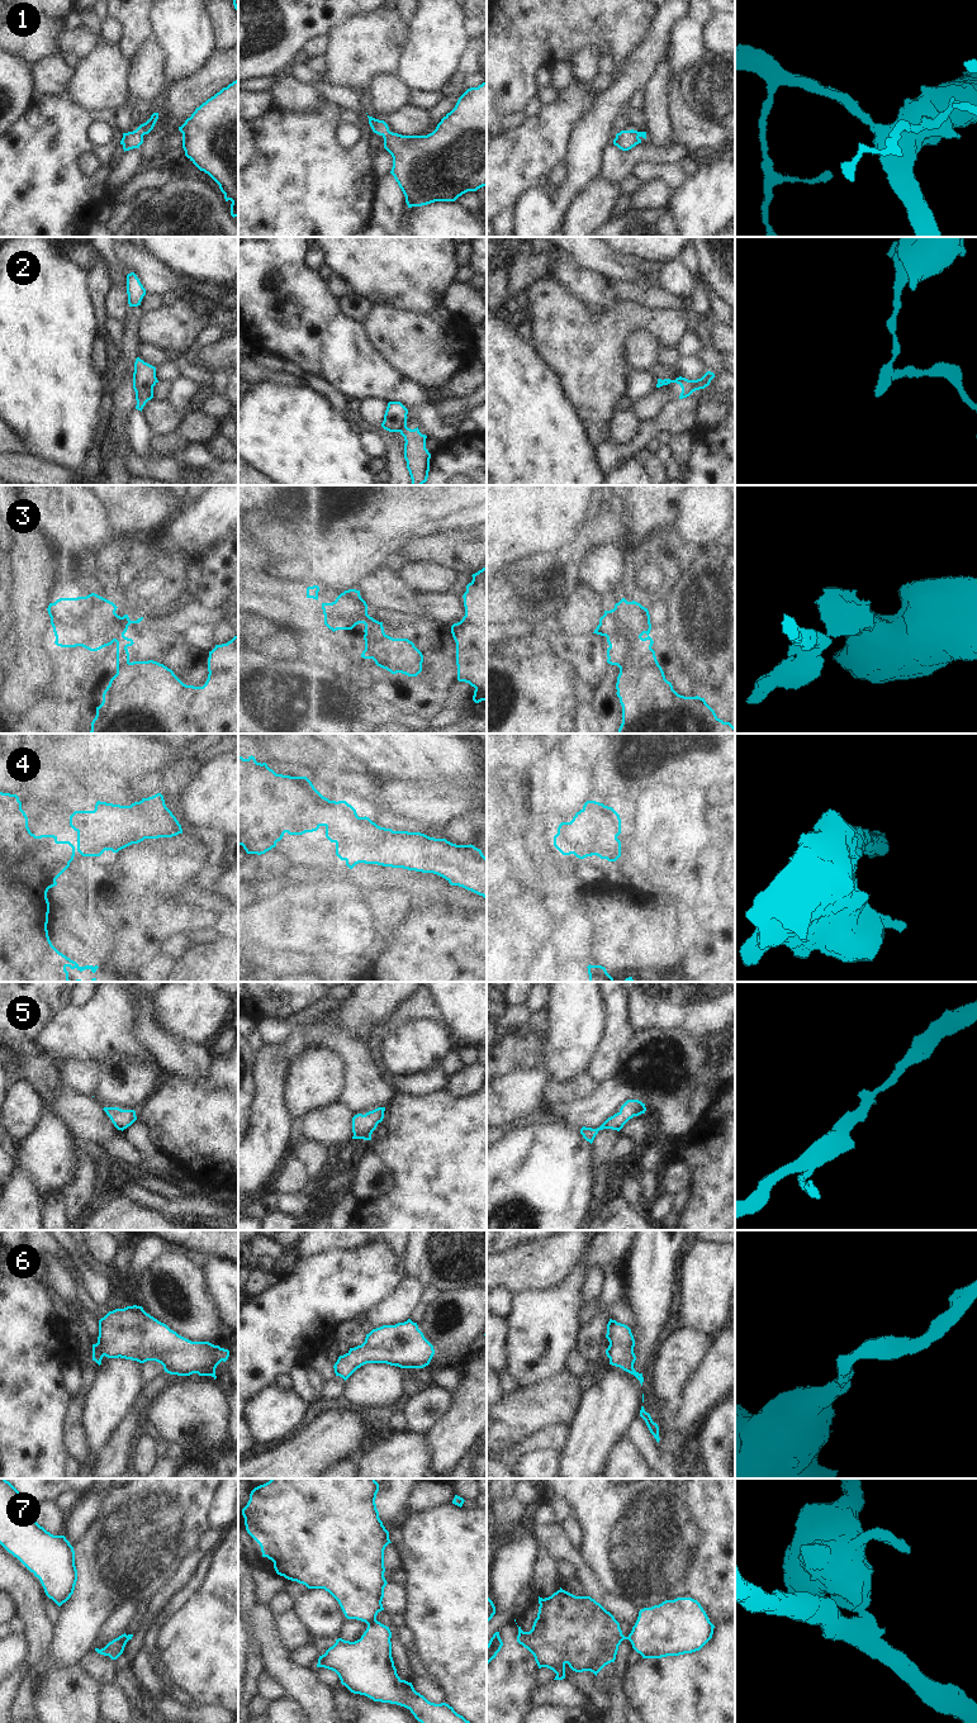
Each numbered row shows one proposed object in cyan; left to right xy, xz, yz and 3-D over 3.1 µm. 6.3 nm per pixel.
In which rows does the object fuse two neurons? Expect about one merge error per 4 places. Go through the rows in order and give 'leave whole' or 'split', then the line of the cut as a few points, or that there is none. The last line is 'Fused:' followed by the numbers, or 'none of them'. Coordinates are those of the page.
1: leave whole; no cut
2: split; cut in xz along (406, 422), (398, 431)
3: split; cut in yz along (659, 665), (620, 670)
4: leave whole; no cut
5: leave whole; no cut
6: leave whole; no cut
7: split; cut in xz along (376, 1621), (368, 1626)
Fused: 2, 3, 7

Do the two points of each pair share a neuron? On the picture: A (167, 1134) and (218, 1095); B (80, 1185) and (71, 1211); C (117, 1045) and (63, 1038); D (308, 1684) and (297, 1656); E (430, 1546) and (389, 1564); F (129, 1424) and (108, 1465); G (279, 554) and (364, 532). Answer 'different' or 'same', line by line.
A: same
B: same
C: same
D: different
E: different
F: same
G: different

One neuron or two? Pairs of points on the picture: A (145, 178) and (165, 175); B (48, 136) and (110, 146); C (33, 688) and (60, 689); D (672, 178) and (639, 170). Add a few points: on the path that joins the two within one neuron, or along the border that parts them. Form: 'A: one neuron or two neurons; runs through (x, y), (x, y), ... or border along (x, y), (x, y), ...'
A: one neuron; runs through (150, 178), (160, 176)
B: one neuron; runs through (63, 138), (95, 148)
C: two neurons; border along (51, 680), (44, 692), (25, 710)
D: one neuron; runs through (664, 171), (646, 171)

